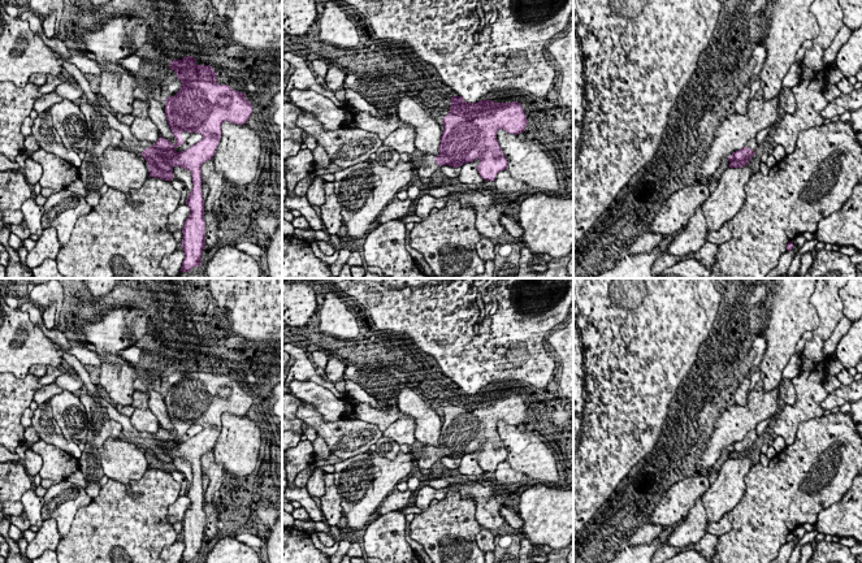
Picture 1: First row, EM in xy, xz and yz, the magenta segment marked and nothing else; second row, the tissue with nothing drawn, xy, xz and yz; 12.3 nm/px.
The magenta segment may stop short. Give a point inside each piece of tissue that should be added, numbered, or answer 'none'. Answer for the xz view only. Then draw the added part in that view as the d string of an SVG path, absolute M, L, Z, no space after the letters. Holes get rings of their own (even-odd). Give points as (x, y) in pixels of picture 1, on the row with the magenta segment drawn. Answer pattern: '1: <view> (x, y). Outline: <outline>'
1: xz (427, 165). Outline: M425 155L419 160L417 174L423 178L430 178L436 172L439 170L439 165L436 163L434 155Z

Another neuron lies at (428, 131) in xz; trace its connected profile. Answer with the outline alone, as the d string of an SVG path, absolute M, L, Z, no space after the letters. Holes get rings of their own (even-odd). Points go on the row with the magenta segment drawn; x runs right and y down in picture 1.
M403 96L397 107L398 118L415 127L416 150L426 155L439 155L441 125L411 96Z

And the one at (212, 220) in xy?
M213 209L212 212L204 212L204 221L205 221L205 248L211 250L220 241L217 237L220 217L216 209Z

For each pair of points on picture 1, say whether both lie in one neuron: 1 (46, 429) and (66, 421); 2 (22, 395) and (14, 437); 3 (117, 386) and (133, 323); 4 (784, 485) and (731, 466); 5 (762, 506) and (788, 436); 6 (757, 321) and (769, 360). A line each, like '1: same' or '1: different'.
1: different
2: same
3: same
4: different
5: different
6: same

